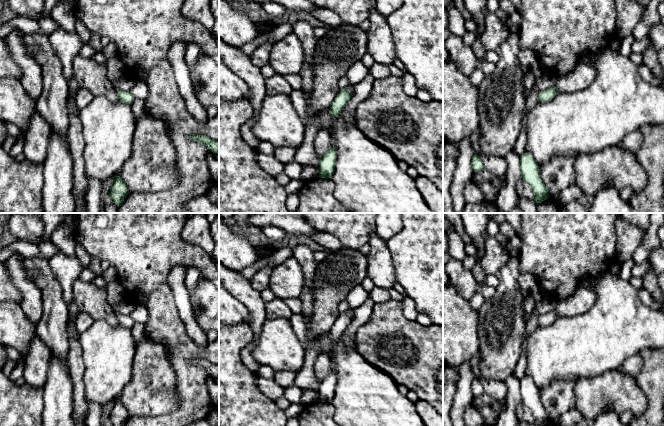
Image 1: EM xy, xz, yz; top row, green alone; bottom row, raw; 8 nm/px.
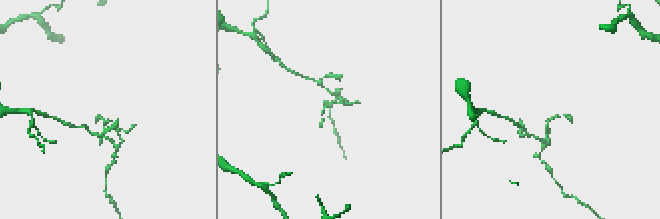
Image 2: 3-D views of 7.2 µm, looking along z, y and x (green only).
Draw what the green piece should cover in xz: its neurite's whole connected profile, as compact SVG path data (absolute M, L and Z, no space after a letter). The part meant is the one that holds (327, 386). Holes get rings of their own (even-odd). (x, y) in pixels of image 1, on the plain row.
M332 369L331 372L319 383L318 397L320 402L331 403L335 395L336 374Z

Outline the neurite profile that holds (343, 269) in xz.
M339 248L329 251L325 259L317 263L312 282L313 311L310 320L310 333L315 337L327 333L339 317L339 304L344 301L348 293L367 276L368 260L359 250Z

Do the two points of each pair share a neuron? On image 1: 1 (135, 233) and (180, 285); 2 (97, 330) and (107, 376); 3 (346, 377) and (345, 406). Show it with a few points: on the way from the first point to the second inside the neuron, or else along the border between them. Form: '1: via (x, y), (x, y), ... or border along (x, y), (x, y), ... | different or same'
1: border along (183, 265), (176, 265), (168, 275), (172, 296) | different
2: via (100, 341), (107, 350), (107, 365) | same
3: via (346, 384), (346, 399) | same

